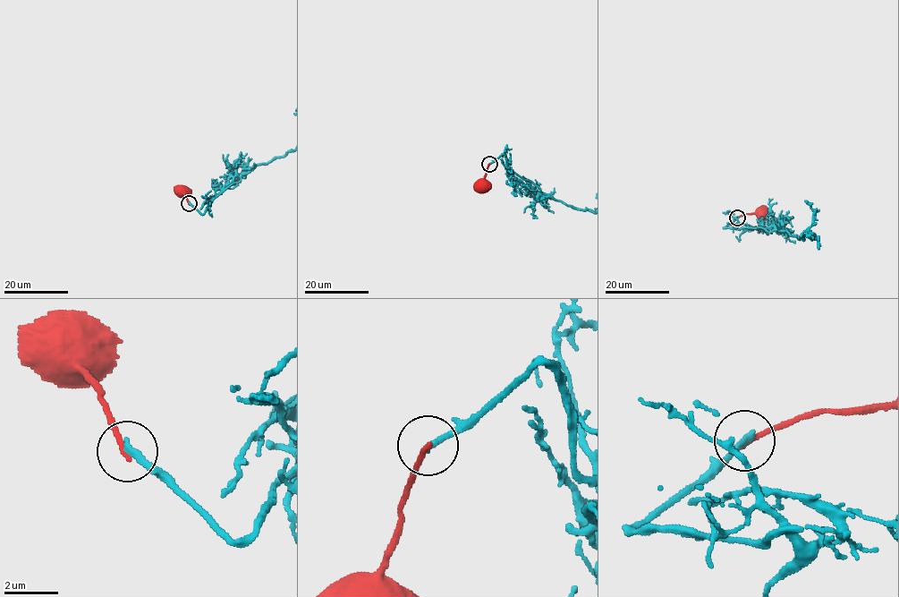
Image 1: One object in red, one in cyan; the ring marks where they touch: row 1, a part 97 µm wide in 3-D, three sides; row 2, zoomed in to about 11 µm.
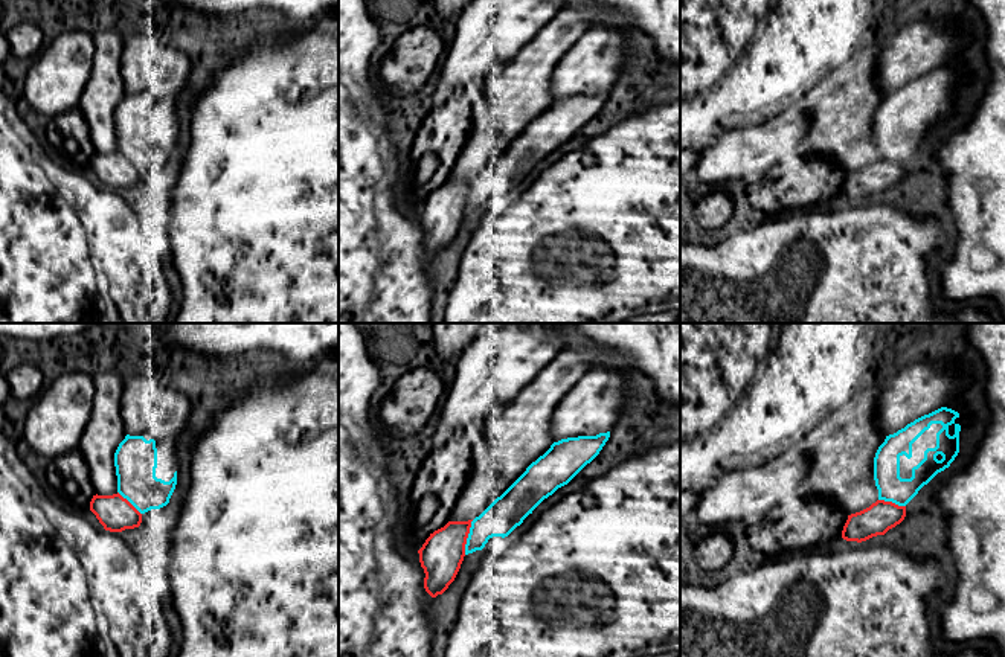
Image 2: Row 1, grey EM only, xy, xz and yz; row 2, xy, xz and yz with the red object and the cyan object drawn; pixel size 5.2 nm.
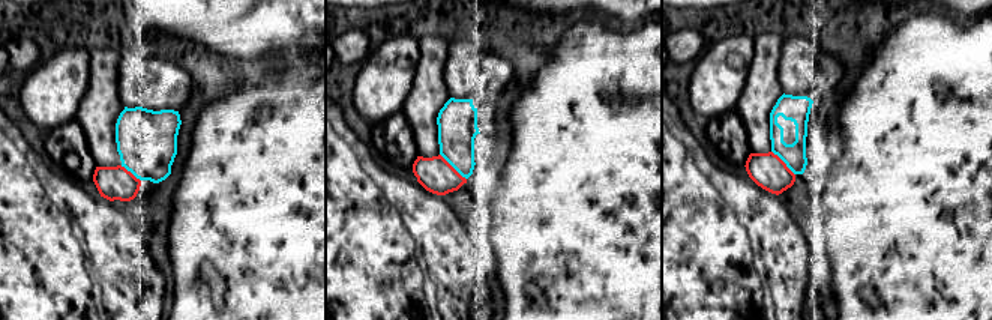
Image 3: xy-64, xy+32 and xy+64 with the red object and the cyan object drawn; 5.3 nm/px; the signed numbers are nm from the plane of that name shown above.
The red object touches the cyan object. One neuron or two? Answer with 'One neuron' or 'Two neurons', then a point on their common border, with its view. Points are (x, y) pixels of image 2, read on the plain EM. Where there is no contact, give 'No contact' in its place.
Two neurons. Touches red at xz (467, 195)

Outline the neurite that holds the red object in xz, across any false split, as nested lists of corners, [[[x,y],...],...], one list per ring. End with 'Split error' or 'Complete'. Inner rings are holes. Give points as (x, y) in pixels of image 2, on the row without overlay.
[[[448,180],[430,192],[418,209],[425,232],[424,247],[432,256],[442,253],[454,239],[465,215],[471,180]]]. Complete

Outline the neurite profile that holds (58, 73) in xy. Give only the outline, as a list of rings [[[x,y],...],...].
[[[73,30],[44,44],[24,78],[24,98],[47,119],[78,107],[95,55],[93,35]]]

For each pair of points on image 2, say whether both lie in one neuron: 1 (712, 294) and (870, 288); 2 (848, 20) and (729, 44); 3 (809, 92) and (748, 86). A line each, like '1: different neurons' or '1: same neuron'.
1: same neuron
2: same neuron
3: same neuron

